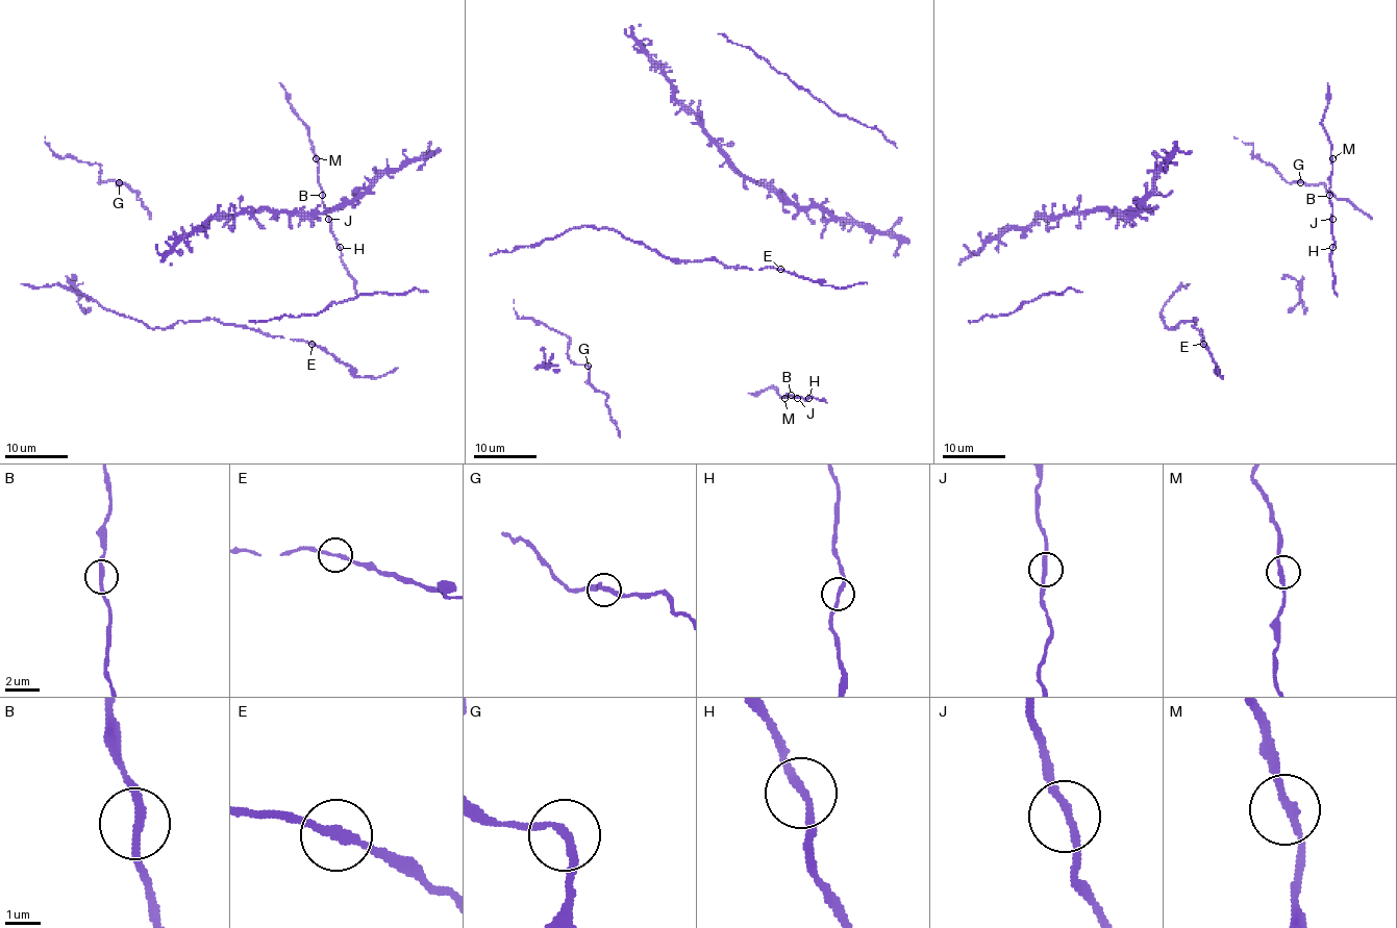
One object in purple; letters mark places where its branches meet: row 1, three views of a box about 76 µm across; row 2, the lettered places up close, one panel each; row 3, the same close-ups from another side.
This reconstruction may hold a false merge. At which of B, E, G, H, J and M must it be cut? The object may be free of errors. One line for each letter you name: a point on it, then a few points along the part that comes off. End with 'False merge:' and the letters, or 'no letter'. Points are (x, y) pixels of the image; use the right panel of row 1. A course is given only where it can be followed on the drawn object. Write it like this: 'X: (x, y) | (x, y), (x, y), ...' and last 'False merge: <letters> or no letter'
False merge: no letter

